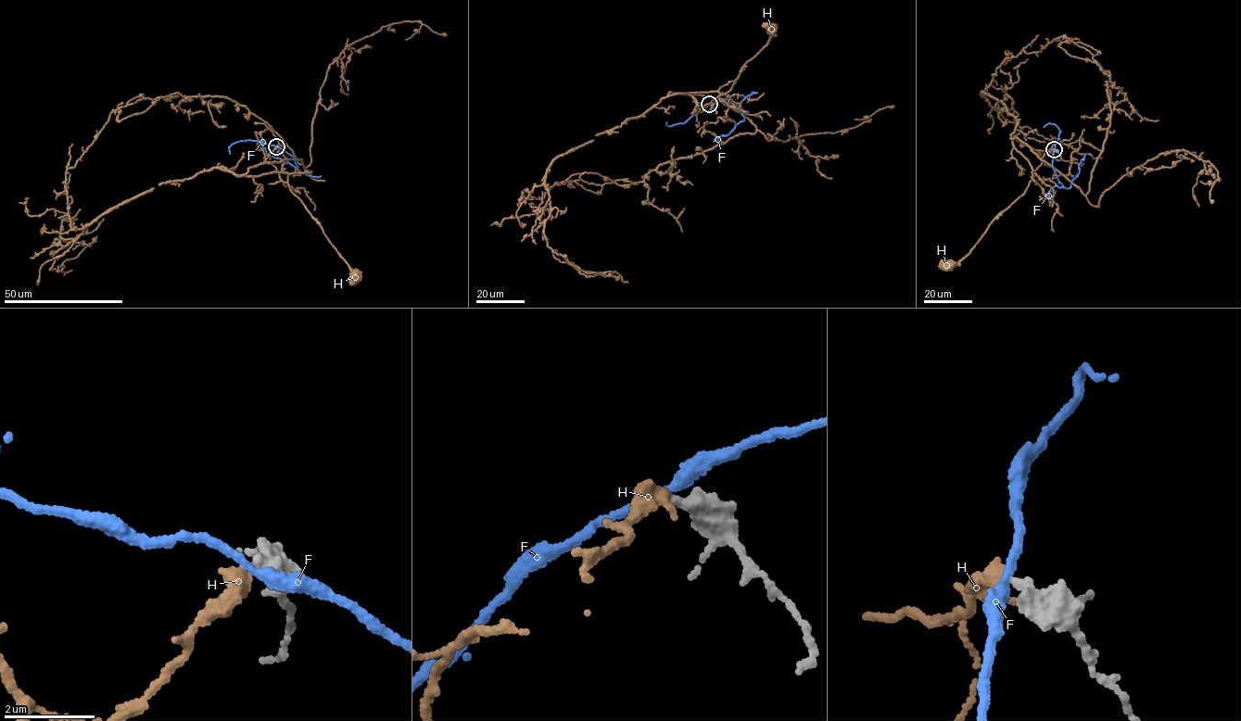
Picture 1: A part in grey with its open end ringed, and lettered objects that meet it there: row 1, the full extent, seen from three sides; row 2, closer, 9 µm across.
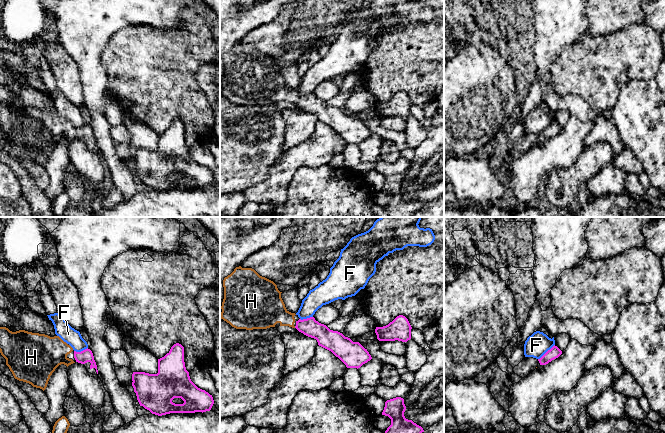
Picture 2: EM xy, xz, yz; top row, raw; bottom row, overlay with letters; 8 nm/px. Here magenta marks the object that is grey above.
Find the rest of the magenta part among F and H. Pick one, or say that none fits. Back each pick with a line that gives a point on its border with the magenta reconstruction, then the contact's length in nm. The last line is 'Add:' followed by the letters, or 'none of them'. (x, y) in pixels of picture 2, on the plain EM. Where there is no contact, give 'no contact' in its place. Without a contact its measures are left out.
H: no contact
Add: H

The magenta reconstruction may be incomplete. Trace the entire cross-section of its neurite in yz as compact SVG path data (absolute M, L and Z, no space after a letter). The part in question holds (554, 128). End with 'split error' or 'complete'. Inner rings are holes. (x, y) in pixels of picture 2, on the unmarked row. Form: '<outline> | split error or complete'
M554 121L540 135L538 135L538 137L540 141L546 141L552 136L558 134L561 130L562 130L562 127L557 122Z | complete

